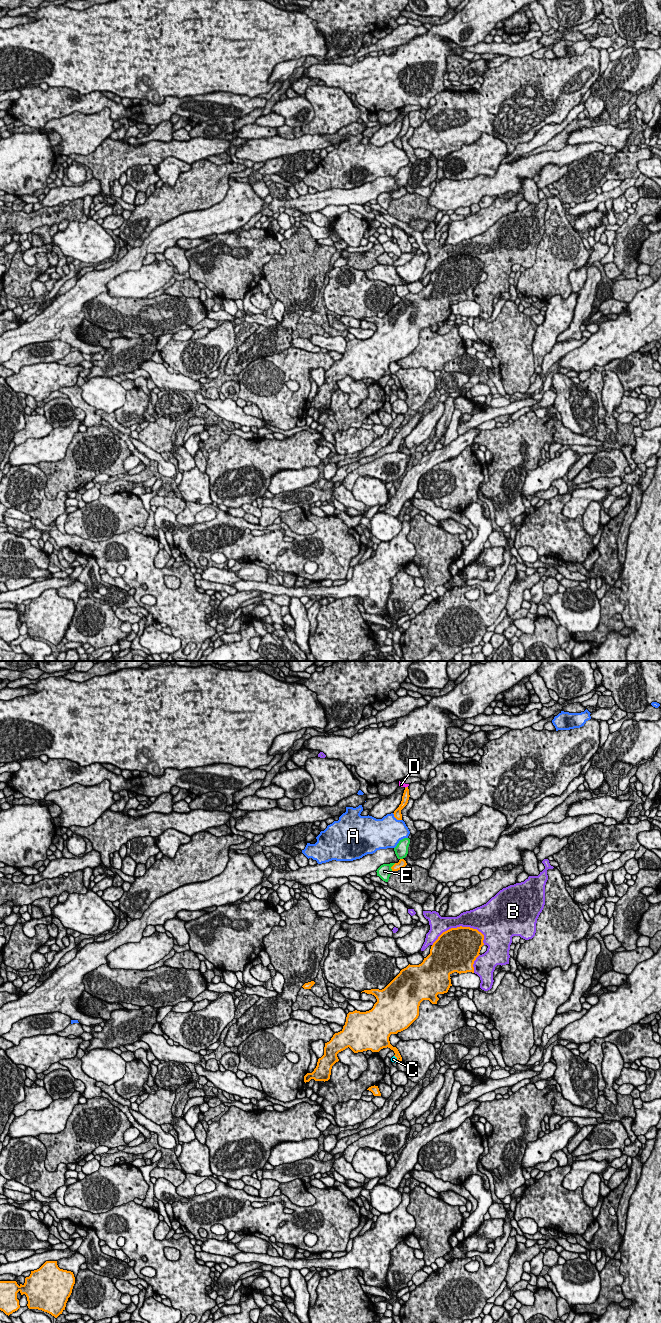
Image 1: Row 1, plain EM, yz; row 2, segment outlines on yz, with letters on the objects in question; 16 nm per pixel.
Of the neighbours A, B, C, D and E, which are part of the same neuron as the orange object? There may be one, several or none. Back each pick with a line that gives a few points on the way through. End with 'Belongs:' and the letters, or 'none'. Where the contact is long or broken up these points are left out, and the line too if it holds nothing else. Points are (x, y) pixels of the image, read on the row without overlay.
Belongs: none

